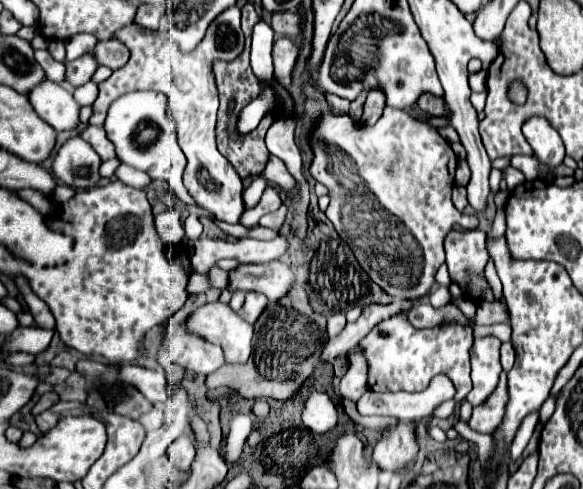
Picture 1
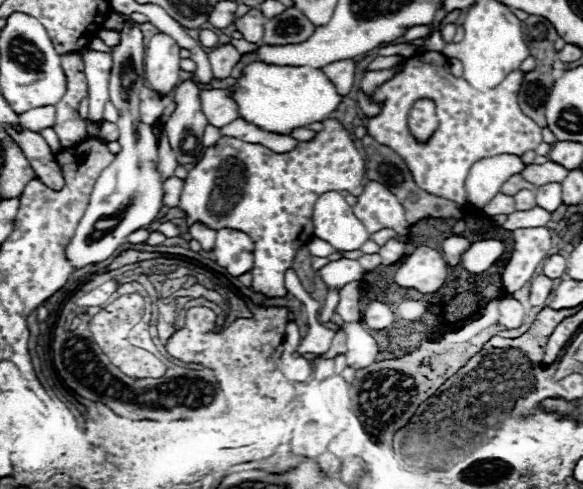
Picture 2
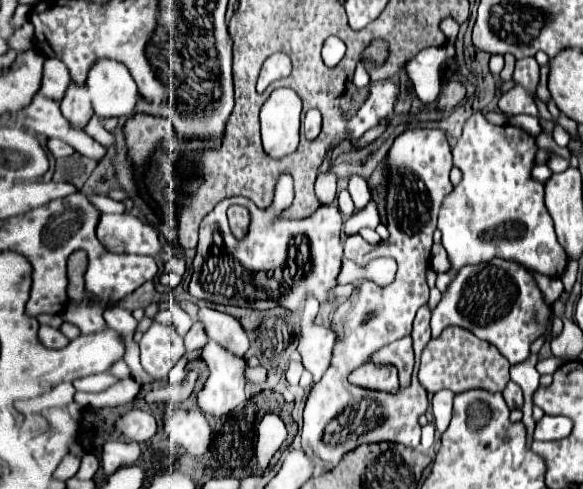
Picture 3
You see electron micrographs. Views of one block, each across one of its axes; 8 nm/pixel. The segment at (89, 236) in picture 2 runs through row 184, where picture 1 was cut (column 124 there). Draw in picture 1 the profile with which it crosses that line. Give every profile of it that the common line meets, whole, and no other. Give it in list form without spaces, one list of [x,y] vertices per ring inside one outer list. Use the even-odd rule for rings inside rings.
[[[136,90],[116,98],[108,108],[104,130],[108,140],[114,144],[116,156],[124,164],[146,172],[152,180],[166,180],[174,190],[174,194],[184,204],[198,206],[194,198],[188,194],[188,190],[184,190],[182,184],[182,170],[186,166],[186,158],[176,142],[174,120],[168,116],[168,102],[164,94],[150,92],[150,90]]]

